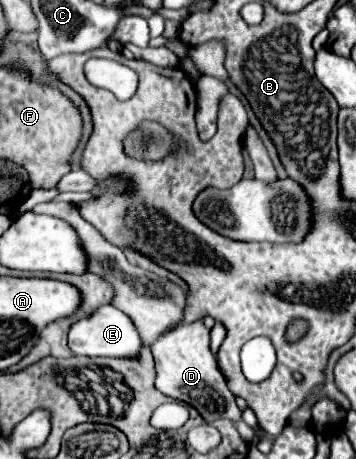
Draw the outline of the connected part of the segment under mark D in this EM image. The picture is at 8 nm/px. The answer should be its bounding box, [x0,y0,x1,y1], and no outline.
[151,320,251,442]

